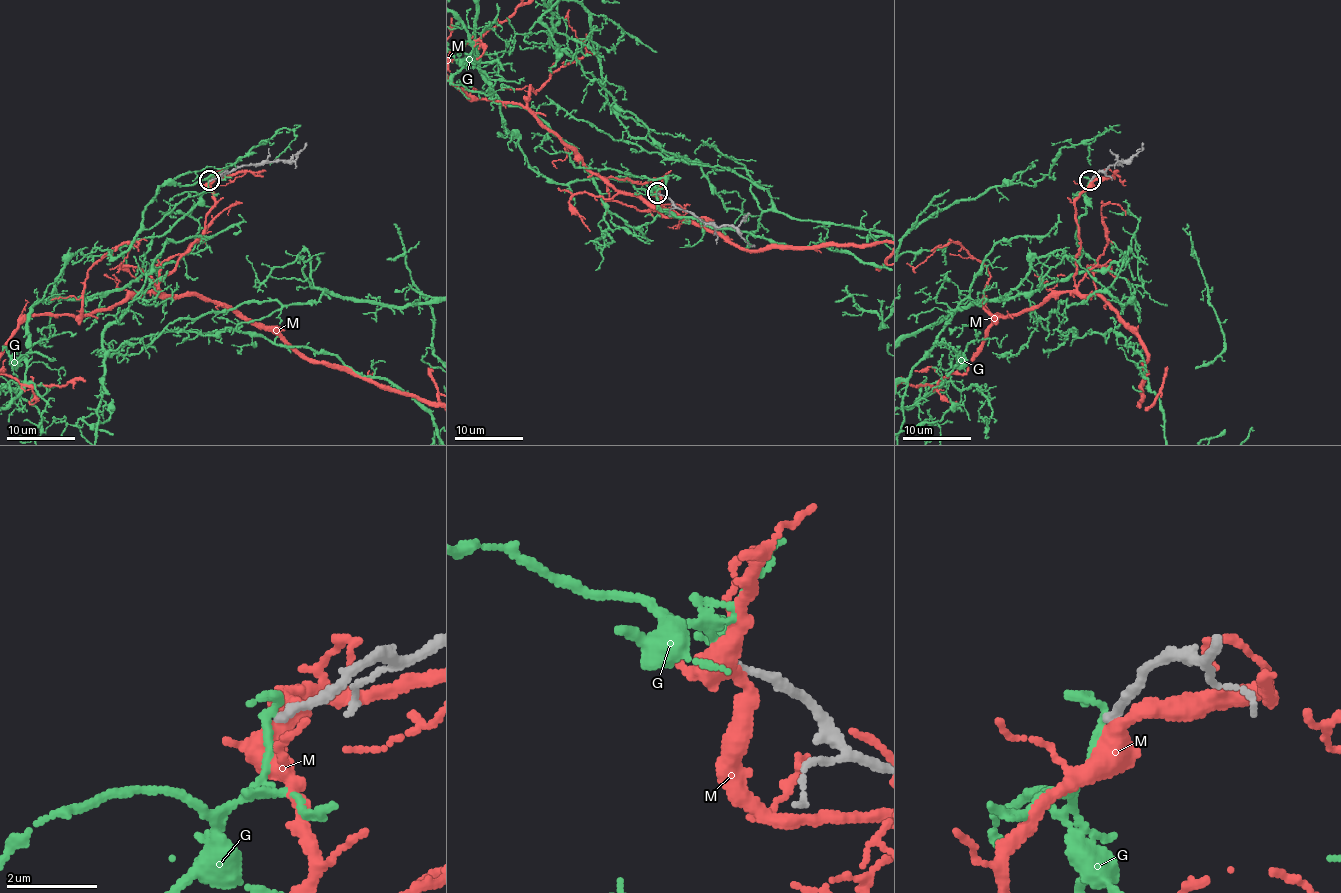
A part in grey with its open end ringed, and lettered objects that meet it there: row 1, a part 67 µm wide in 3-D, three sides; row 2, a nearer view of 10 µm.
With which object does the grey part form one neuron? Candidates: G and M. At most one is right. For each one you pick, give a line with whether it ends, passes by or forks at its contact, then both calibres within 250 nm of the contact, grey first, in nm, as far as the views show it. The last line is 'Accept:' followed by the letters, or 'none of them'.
Accept: none of them

